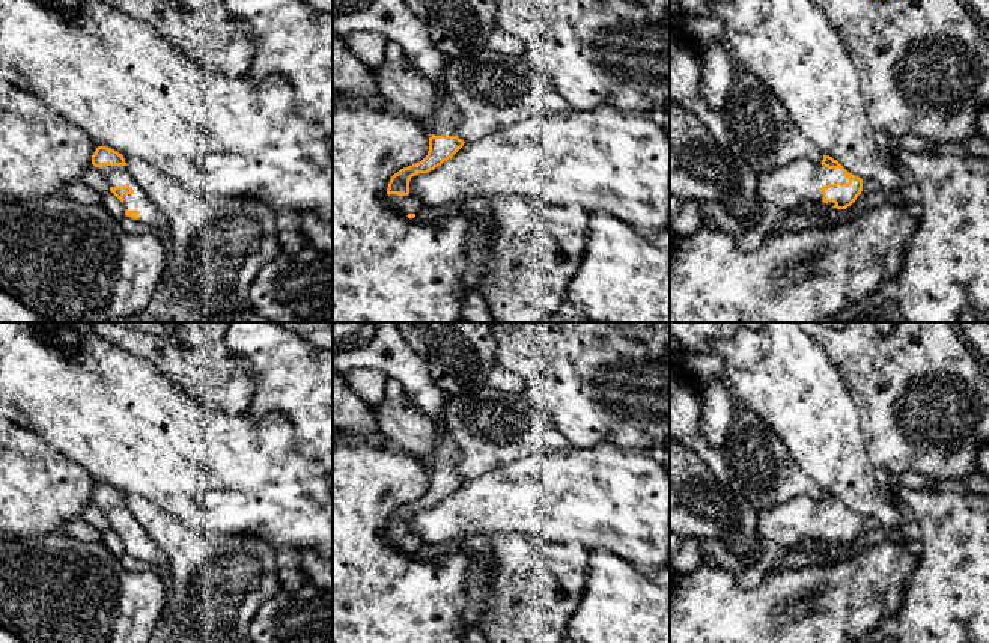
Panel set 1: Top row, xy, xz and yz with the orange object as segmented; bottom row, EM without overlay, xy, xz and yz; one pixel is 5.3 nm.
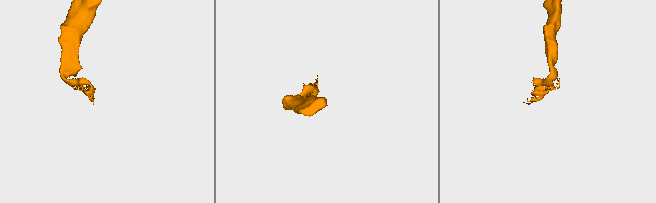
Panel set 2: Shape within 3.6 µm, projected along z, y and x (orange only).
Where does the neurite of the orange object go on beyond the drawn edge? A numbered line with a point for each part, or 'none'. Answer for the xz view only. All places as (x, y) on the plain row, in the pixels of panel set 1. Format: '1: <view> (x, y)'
1: xz (446, 454)

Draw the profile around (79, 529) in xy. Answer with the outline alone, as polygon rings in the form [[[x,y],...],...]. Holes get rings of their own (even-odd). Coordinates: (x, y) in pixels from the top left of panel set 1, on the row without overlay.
[[[83,518],[71,520],[63,526],[63,533],[71,535],[75,539],[95,542],[102,541],[102,533],[93,529]]]

